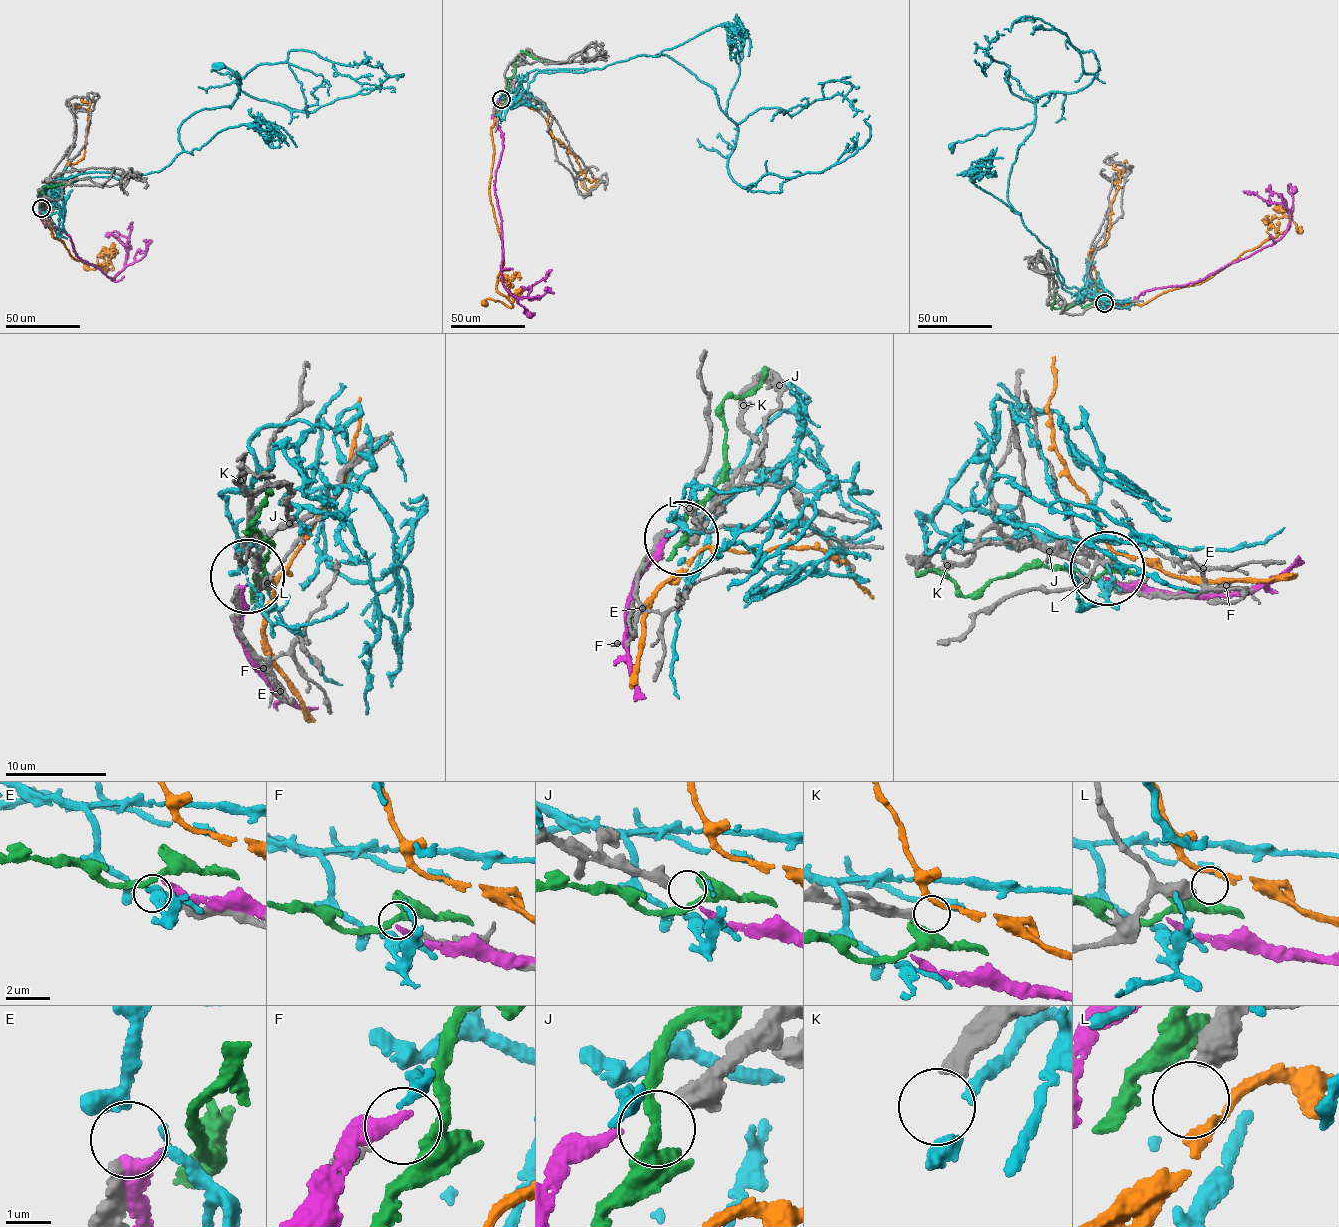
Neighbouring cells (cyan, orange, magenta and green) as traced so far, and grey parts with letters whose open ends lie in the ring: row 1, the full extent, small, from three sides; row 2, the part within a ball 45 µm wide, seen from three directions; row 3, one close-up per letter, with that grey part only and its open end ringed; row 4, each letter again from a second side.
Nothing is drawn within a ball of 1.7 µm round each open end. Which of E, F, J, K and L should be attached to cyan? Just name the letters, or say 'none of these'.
E

